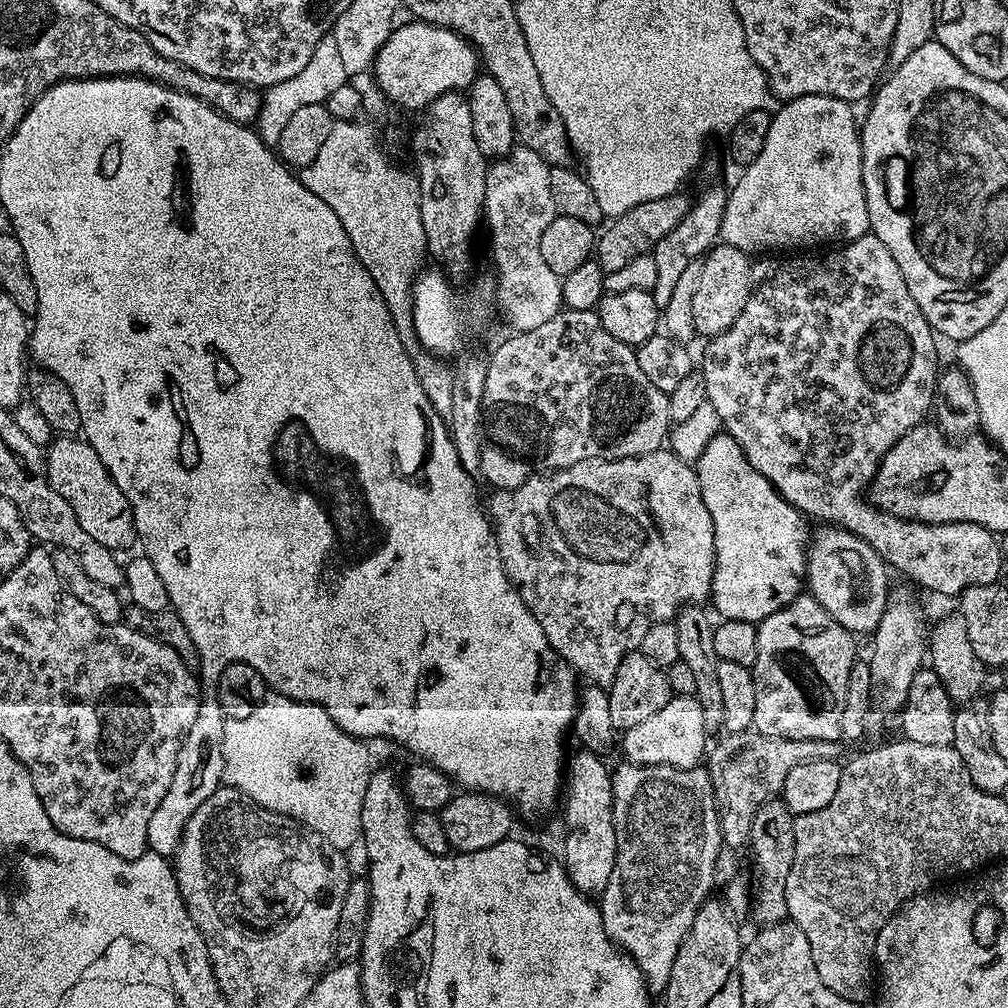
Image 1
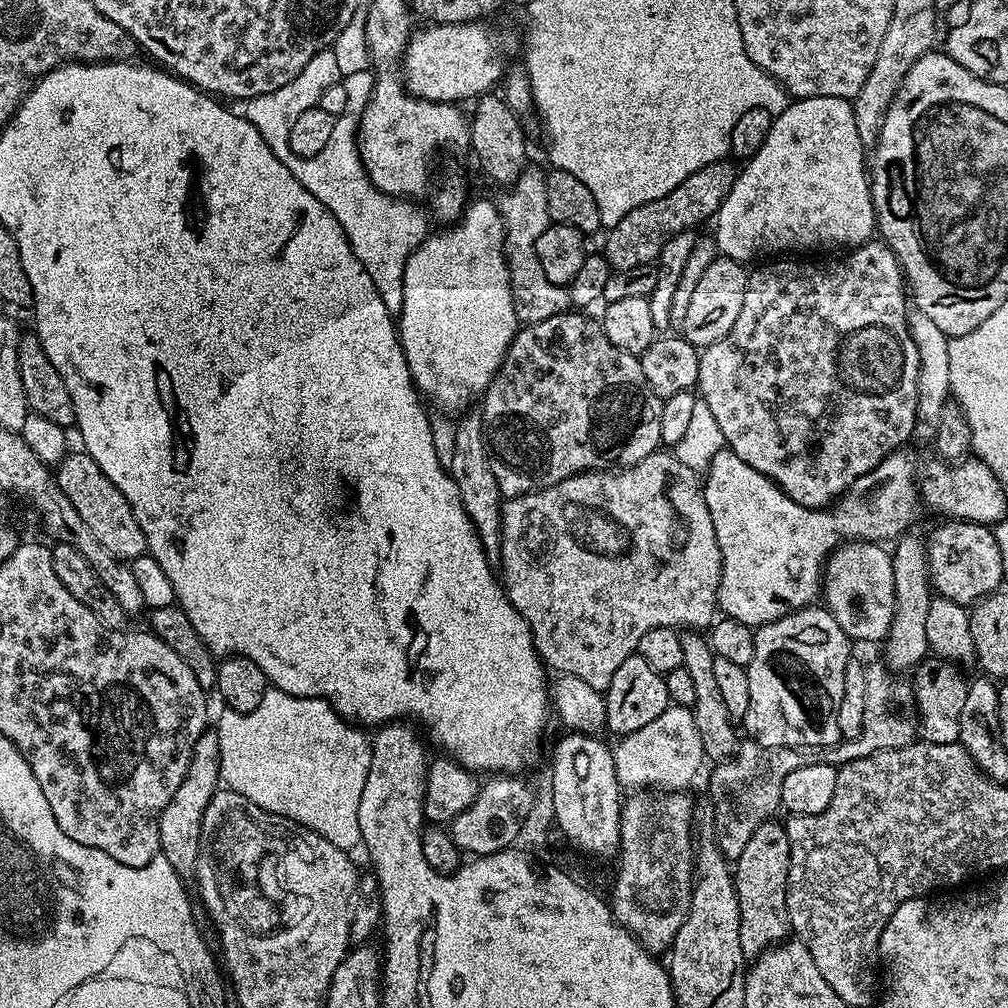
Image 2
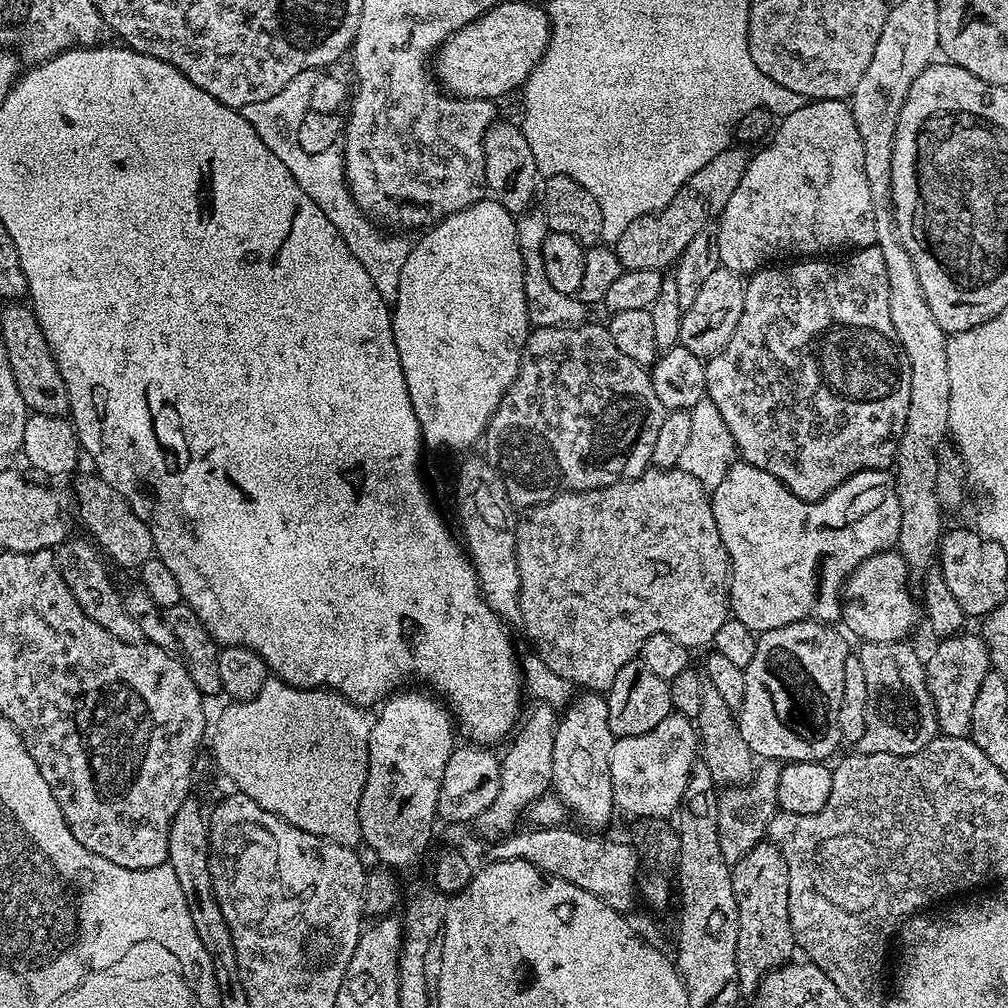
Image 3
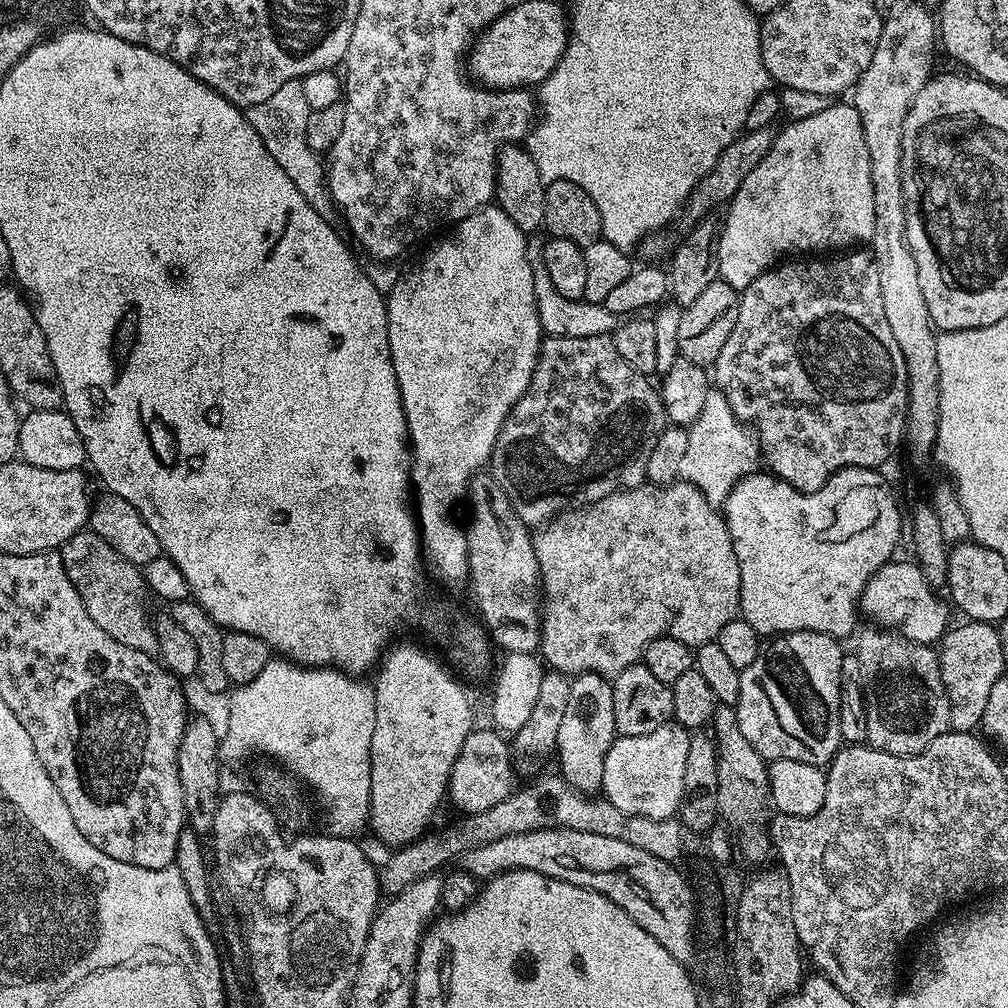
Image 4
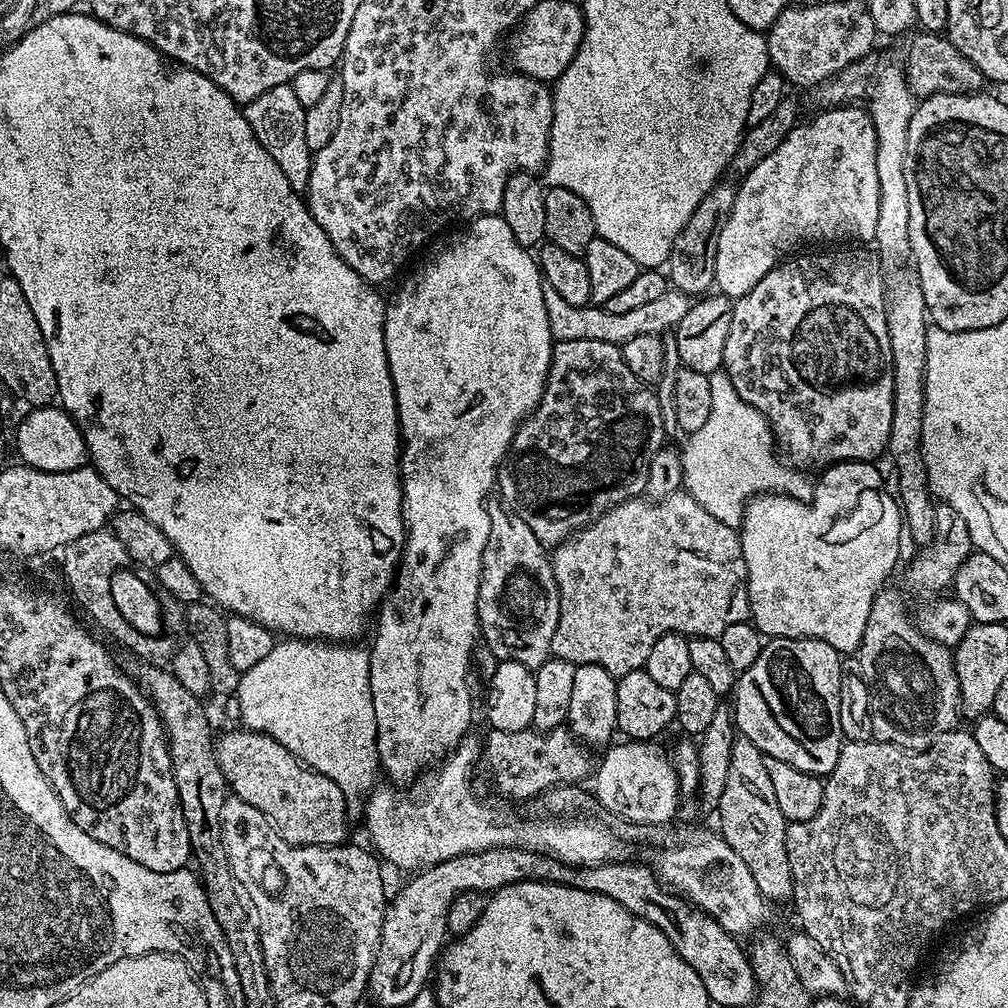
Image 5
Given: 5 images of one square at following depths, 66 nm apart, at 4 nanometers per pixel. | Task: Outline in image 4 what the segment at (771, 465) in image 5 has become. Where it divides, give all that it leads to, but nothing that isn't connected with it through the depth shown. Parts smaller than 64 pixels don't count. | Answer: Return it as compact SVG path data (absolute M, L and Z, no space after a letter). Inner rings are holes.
M710 390L706 394L706 406L702 408L702 414L695 423L688 428L690 443L686 449L686 455L681 463L680 480L688 481L698 486L702 496L713 506L723 505L729 490L737 484L741 478L751 476L757 471L756 463L761 463L760 445L753 433L745 425L736 419L736 415L730 410L730 406L724 393L719 390Z

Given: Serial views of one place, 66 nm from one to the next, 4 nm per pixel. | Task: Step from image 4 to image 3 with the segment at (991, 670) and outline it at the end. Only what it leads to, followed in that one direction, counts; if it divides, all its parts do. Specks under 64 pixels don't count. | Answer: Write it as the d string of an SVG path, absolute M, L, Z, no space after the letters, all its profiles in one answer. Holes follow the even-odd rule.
M964 635L943 637L939 641L940 645L924 660L930 698L936 711L936 726L945 736L969 735L974 698L978 696L978 686L982 686L982 678L986 678L990 670L988 648L984 645L983 635Z

